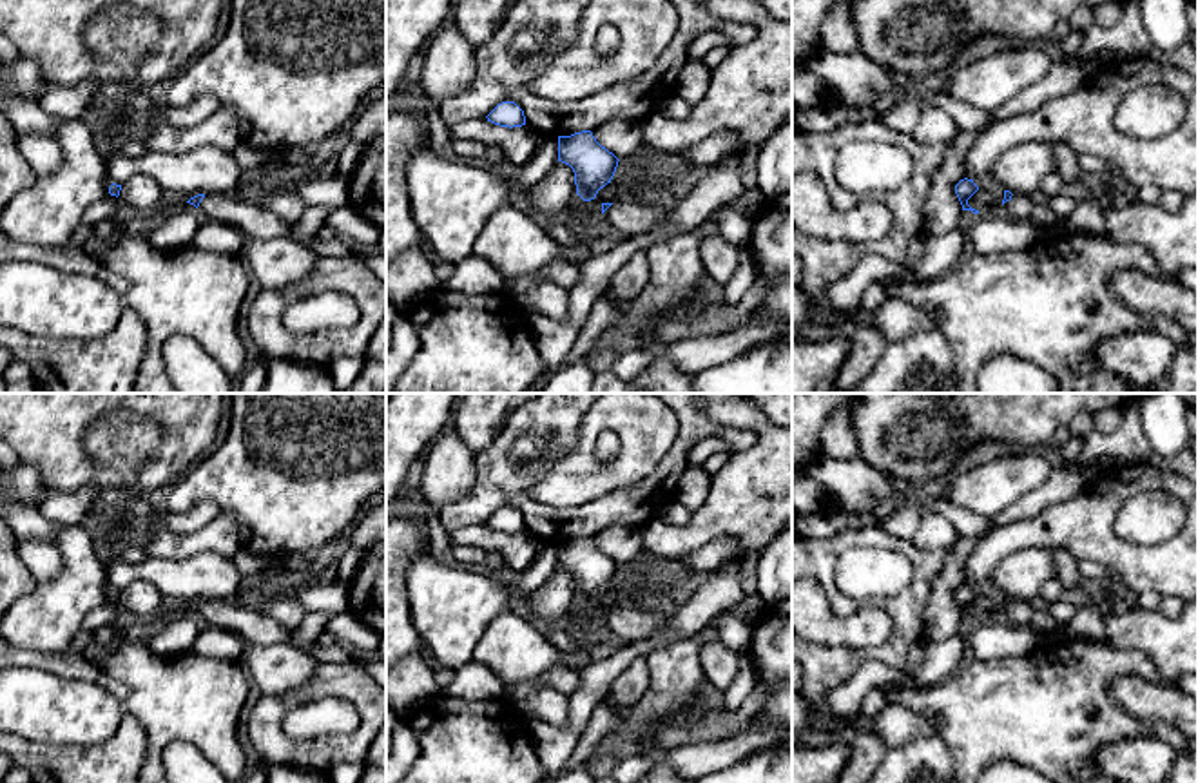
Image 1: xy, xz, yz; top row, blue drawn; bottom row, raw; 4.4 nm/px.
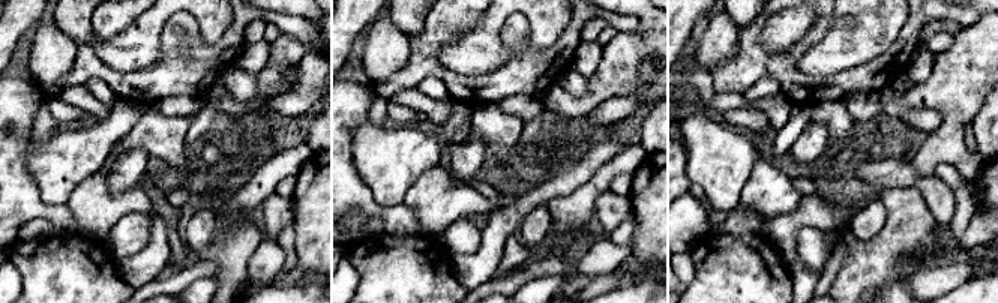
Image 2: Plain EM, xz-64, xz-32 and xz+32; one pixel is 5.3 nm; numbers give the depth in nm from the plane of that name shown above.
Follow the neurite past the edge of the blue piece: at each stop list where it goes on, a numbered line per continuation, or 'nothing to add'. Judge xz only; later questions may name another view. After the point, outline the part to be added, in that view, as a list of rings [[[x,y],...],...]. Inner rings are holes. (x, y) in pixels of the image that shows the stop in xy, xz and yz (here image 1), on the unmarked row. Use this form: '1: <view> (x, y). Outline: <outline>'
1: xz (631, 622). Outline: [[[622,602],[602,622],[629,643],[634,643],[669,627],[674,616]]]

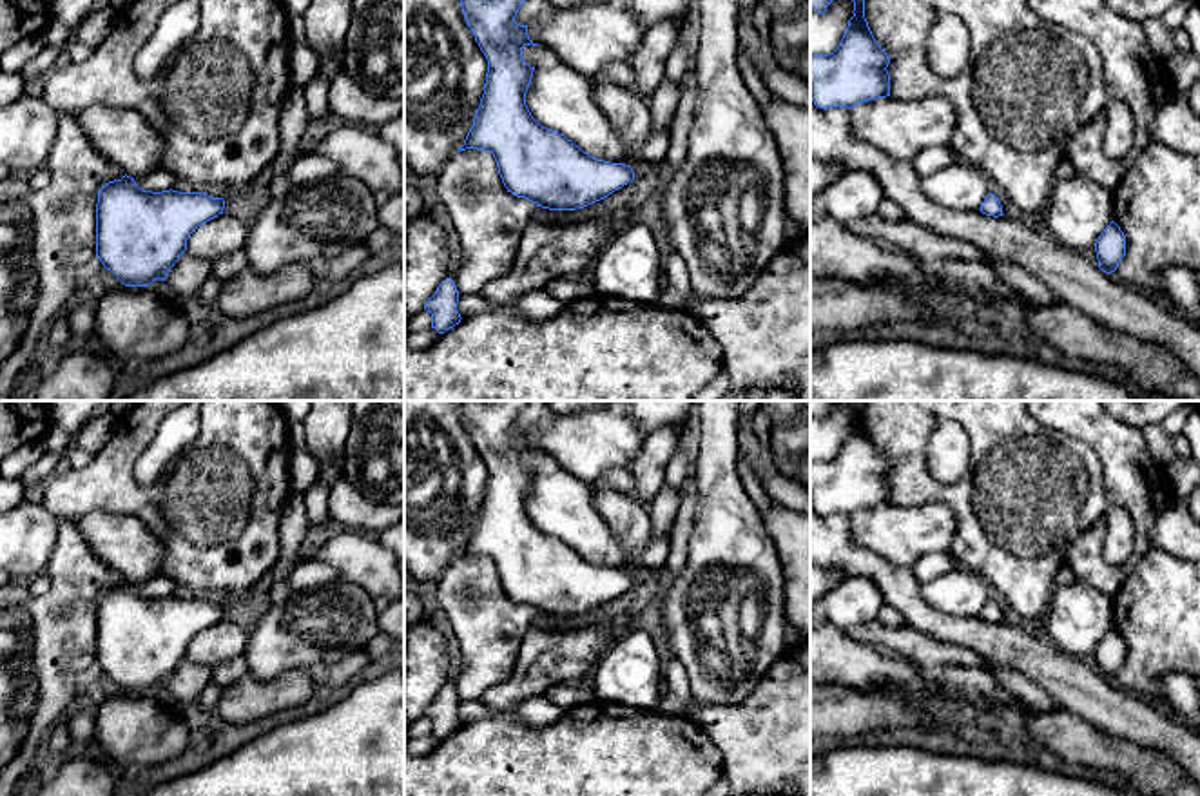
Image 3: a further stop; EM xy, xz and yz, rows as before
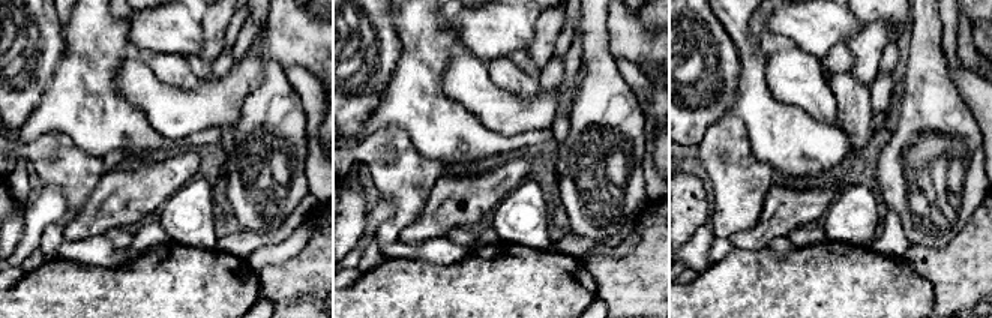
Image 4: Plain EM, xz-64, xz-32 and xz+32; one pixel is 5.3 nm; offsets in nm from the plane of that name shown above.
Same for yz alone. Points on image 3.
nothing to add

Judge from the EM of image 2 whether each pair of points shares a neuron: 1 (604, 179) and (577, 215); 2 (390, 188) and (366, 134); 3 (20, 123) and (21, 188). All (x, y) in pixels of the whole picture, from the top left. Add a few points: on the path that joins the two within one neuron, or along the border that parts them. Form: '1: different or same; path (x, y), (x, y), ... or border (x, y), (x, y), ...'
1: same; path (595, 188), (578, 206)
2: same; path (389, 174), (389, 162), (374, 147)
3: same; path (15, 140), (15, 171)

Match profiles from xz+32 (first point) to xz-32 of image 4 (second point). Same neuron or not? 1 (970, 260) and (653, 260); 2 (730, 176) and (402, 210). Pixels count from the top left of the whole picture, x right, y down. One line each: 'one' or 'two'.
1: one
2: one

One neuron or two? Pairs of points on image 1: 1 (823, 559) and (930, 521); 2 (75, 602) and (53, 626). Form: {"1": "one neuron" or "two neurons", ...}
{"1": "two neurons", "2": "one neuron"}

